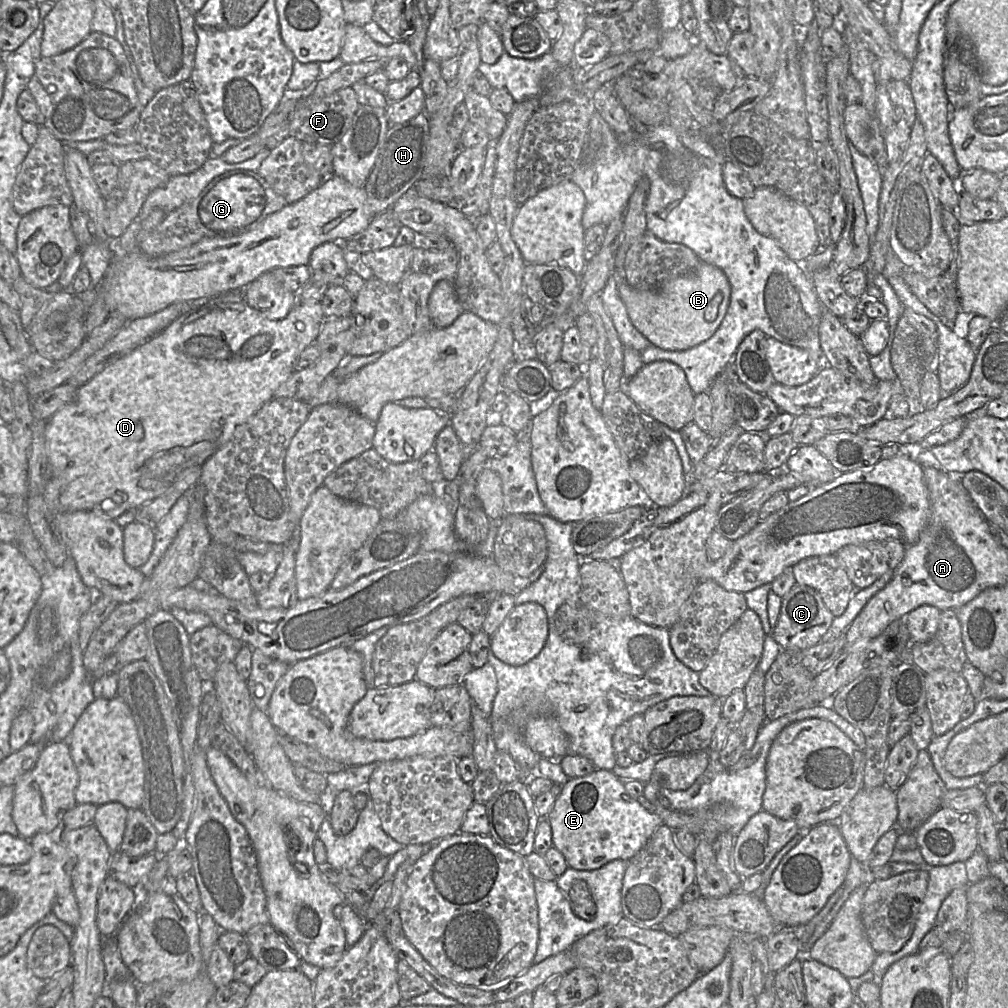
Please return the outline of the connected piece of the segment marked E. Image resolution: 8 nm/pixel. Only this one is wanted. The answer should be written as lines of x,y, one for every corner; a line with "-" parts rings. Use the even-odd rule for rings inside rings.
595,769
583,777
568,779
562,786
546,819
551,827
553,847
564,856
569,868
584,871
598,869
616,859
628,861
645,845
653,832
663,824
660,815
647,812
627,794
620,778
611,770
602,769

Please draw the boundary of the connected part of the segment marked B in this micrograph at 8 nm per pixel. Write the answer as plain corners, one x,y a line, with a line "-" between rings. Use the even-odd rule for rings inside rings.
701,262
691,273
667,282
658,290
633,288
622,276
618,289
628,316
637,330
652,345
670,351
687,350
712,337
726,315
731,296
731,286
725,273
705,262

